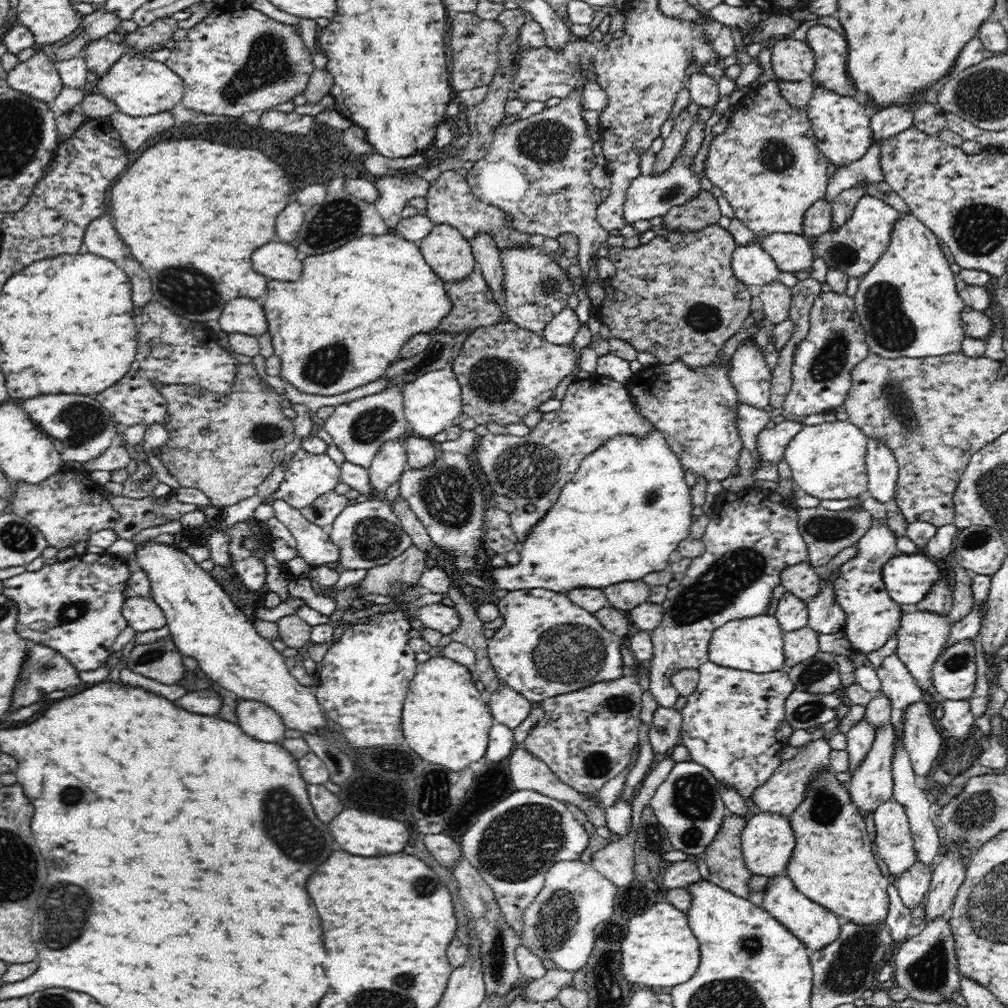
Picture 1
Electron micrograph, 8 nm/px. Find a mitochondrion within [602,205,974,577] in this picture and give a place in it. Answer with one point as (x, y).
(891, 329)

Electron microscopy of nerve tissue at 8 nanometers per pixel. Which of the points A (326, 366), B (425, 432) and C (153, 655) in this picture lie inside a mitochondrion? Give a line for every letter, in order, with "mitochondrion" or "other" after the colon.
A: mitochondrion
B: other
C: mitochondrion

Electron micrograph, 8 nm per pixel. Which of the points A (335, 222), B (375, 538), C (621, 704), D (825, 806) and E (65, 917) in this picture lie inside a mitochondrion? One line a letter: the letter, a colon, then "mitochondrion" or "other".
A: mitochondrion
B: mitochondrion
C: mitochondrion
D: mitochondrion
E: mitochondrion

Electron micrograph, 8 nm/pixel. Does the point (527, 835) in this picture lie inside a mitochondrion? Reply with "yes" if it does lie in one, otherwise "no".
yes

